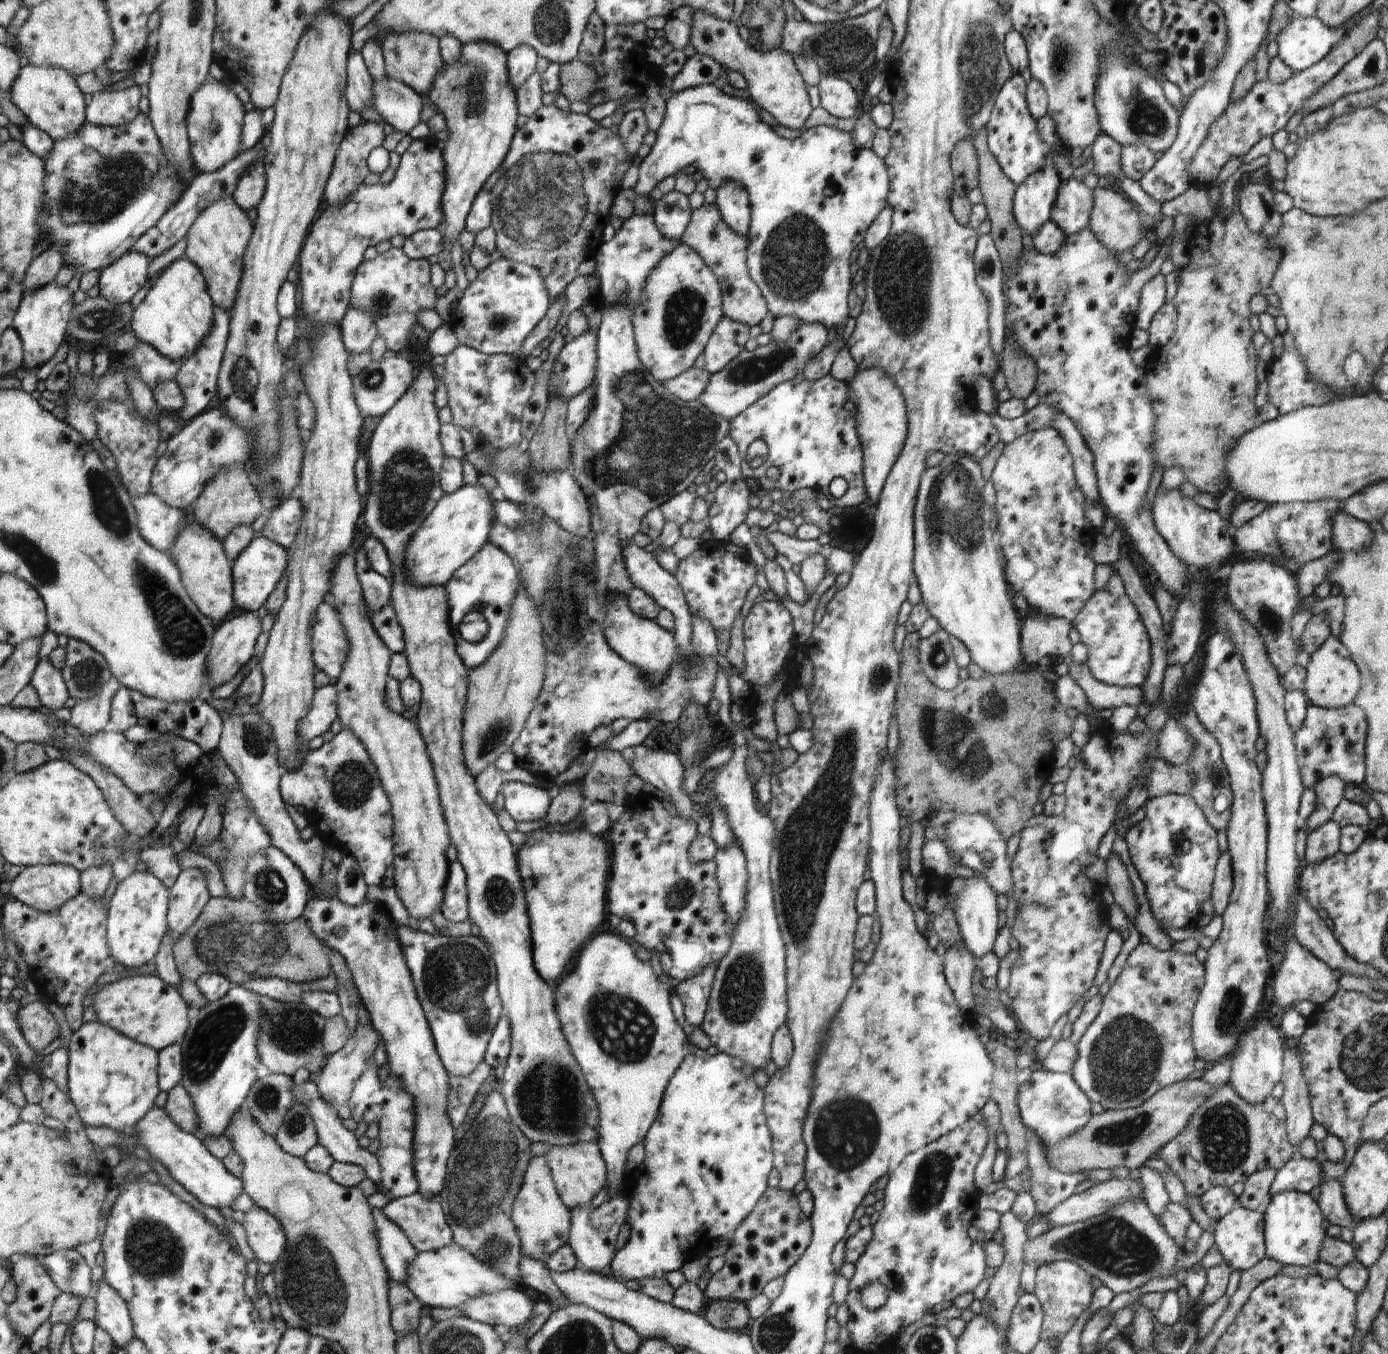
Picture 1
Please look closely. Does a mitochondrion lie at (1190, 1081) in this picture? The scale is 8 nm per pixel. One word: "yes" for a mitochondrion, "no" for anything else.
no

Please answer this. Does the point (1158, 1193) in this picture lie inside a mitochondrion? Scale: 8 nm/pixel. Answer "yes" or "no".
no

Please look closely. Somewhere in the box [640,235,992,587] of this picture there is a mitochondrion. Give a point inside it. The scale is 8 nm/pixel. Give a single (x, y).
(952, 513)

